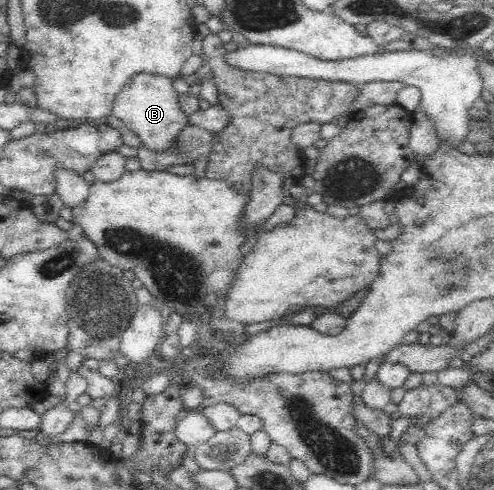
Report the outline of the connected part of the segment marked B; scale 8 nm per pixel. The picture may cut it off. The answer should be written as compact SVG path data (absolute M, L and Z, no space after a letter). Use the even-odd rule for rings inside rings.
M137 74L117 95L112 116L117 117L133 135L141 140L143 147L152 153L176 151L178 136L191 125L189 116L181 111L180 96L173 87L173 80L155 74Z

